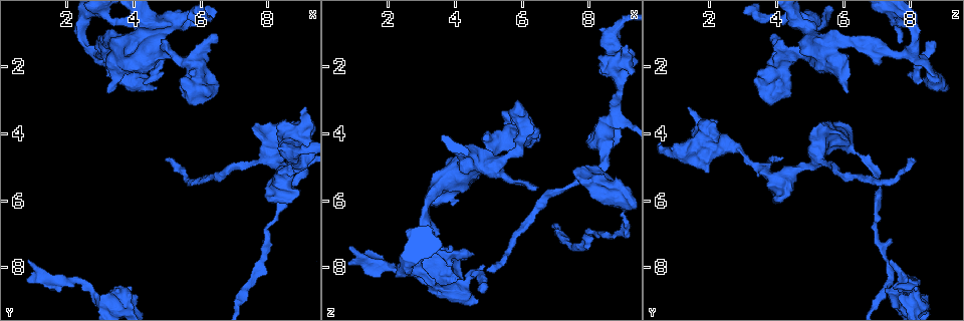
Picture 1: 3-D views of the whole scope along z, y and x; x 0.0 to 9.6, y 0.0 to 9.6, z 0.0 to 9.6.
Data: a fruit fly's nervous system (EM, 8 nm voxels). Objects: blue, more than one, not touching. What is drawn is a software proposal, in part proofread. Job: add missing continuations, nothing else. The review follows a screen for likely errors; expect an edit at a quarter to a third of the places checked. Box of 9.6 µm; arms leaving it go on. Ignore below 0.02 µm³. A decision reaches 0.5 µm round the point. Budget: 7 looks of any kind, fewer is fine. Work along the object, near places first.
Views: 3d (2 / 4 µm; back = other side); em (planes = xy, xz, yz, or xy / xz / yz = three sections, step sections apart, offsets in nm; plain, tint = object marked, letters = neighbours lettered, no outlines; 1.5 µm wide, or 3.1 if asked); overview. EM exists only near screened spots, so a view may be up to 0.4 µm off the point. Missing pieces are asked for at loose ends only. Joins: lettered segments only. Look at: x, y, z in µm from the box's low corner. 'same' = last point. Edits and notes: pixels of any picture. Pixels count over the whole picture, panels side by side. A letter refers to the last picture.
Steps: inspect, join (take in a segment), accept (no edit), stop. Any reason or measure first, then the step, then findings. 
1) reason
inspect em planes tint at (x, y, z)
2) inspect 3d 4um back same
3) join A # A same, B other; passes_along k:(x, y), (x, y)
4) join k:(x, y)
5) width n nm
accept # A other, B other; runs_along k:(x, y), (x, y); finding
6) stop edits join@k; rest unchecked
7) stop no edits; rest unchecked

an open end
inspect 3d 4um at (4.90, 1.20, 4.00)

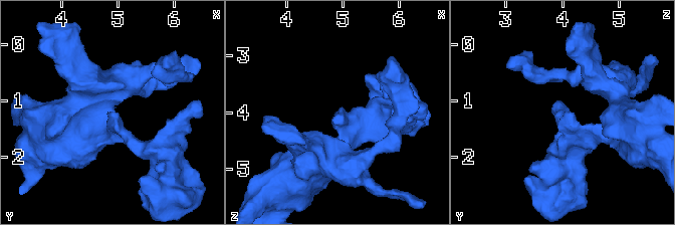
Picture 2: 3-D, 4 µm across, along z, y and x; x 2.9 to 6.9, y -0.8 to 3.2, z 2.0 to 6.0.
need the tissue
inspect em planes letters at (4.85, 1.20, 4.05)

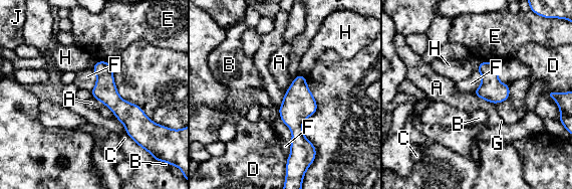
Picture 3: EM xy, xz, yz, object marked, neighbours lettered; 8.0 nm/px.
width 140 nm; longest_contact F 190 nm
accept # A other, B other, C other, D other, E other, F other, G other, H other, J other; none of them fits

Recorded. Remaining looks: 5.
inspect 3d 4um at (3.25, 2.70, 6.20)

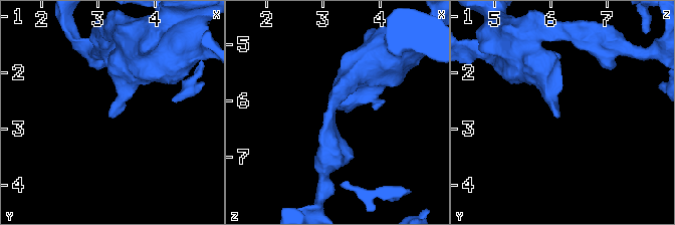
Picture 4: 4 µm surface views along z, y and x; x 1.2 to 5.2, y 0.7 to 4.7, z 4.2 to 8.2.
inspect em xy step 8 tint at (3.15, 2.75, 6.10)

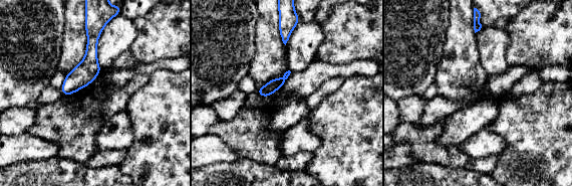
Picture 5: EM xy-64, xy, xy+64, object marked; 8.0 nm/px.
inspect em planes letters same

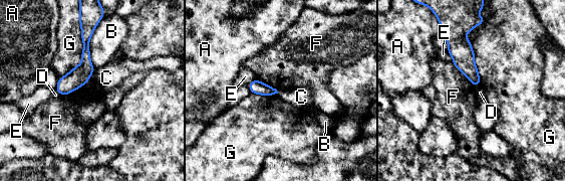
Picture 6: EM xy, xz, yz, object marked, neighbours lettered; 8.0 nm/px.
longest_contact G 480 nm
accept # A other, B other, C other, D other, E other, F other, G other; no lettered segment goes on from it

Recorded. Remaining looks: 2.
free end
inspect 3d 2um back at (0.80, 8.40, 7.85)

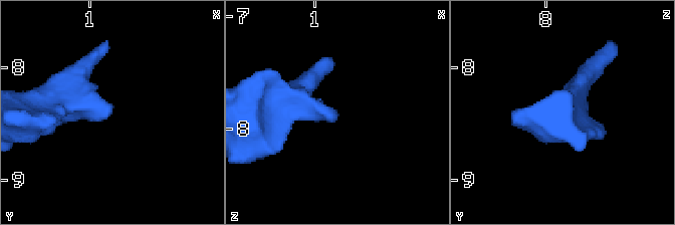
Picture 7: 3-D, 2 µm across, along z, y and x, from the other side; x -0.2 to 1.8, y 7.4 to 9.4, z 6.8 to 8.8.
shape alone is not enough
inspect em planes letters at (0.80, 8.36, 7.90)

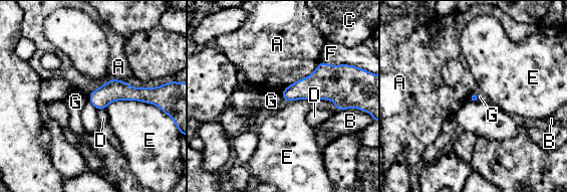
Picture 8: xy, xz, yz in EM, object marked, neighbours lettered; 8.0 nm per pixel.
accept # A other, B other, C other, D other, E other, F other, G other; no lettered segment goes on from it

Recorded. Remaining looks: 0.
stop no edits; rest unchecked

